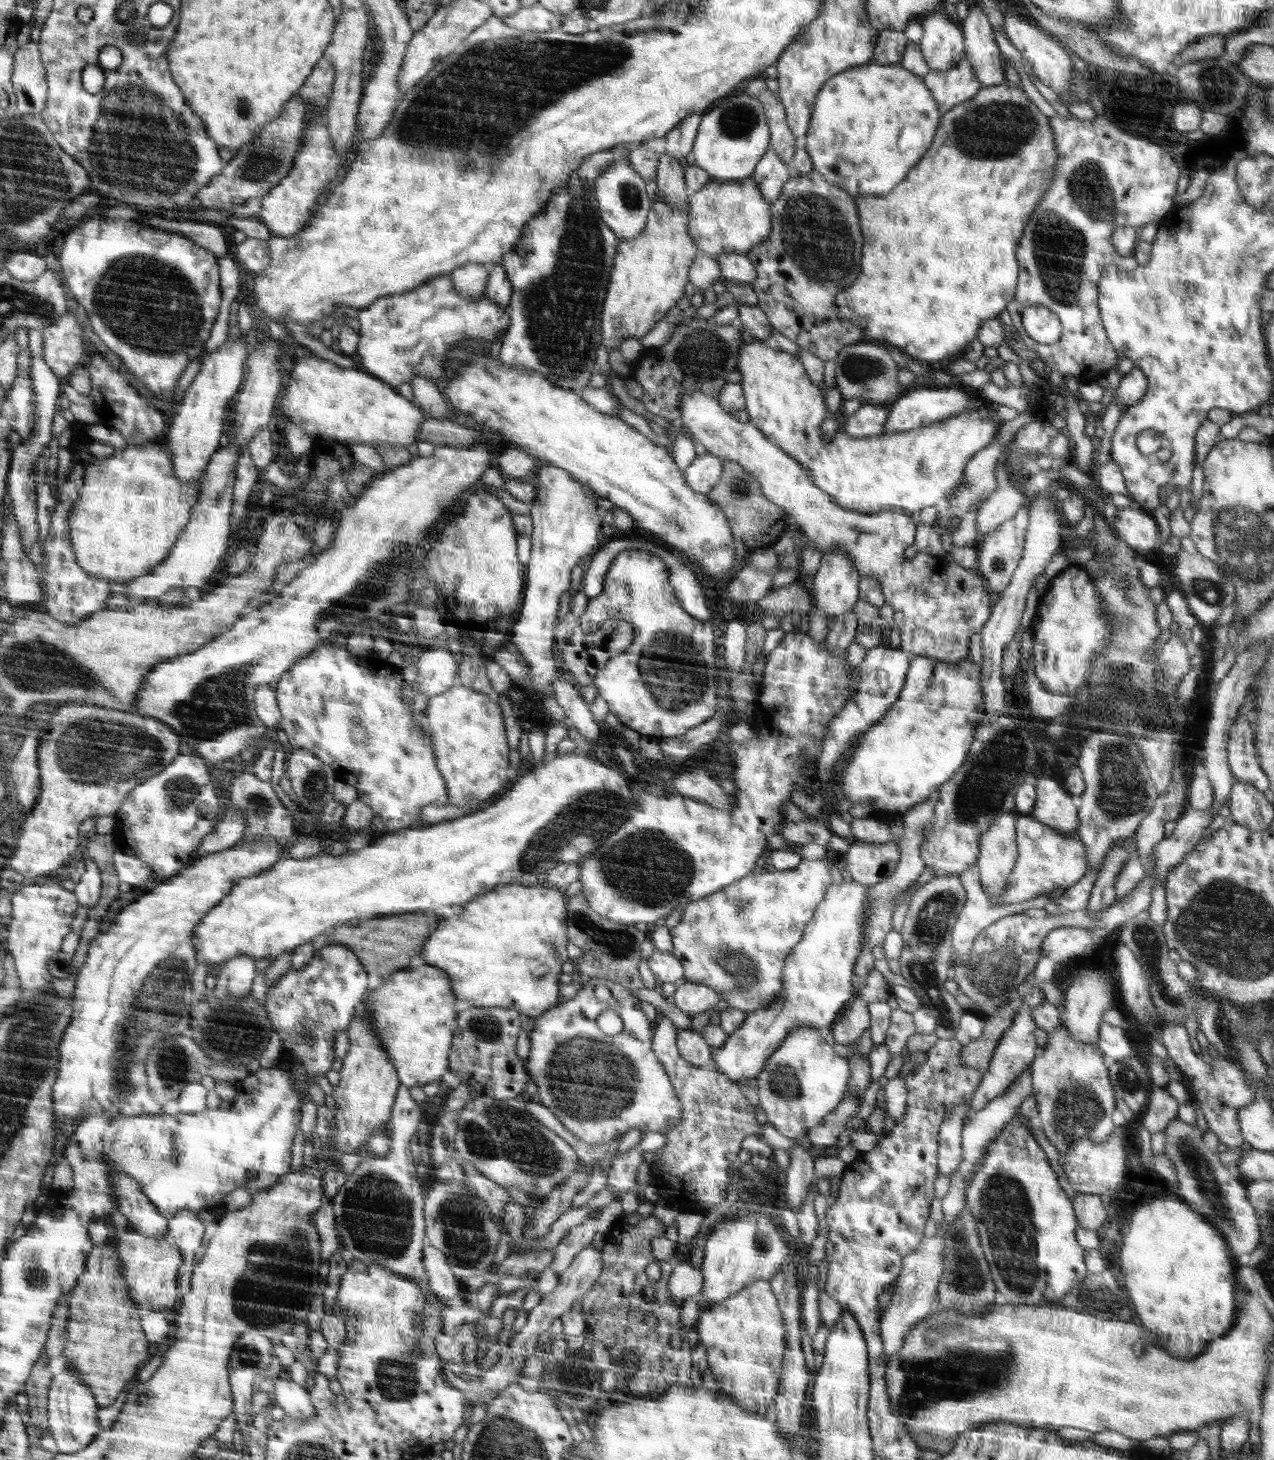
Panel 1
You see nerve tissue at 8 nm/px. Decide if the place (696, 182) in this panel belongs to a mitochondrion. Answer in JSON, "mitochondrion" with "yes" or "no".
{"mitochondrion":"no"}

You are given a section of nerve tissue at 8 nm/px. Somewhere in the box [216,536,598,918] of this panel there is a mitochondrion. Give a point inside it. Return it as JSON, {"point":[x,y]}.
{"point":[314,784]}

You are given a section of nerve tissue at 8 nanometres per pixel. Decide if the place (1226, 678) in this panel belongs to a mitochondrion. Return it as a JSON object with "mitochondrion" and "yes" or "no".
{"mitochondrion":"no"}

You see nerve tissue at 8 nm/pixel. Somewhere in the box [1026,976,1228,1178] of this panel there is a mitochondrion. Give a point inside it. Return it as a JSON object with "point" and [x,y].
{"point":[1079,1108]}

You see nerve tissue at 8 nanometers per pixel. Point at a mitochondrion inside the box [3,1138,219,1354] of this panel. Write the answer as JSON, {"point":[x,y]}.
{"point":[33,1273]}

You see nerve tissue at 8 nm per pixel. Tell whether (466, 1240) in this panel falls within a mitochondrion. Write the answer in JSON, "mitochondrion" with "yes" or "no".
{"mitochondrion":"yes"}

